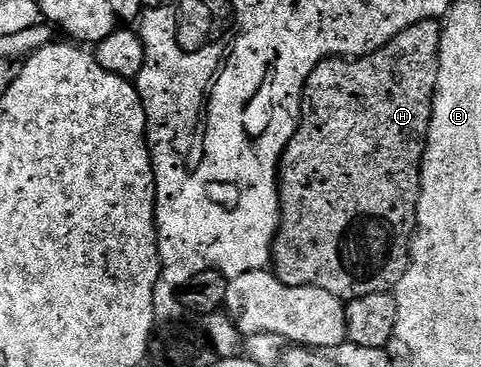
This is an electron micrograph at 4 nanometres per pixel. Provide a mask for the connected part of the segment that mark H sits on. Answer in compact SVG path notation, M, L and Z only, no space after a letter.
M425 20L409 26L373 55L362 55L359 59L344 57L324 59L311 73L309 82L305 85L307 110L304 112L301 128L289 142L279 168L281 226L277 229L277 239L273 243L271 267L277 278L287 285L327 289L332 295L338 295L342 301L348 301L367 297L371 293L380 291L392 292L397 282L403 277L403 273L407 273L409 256L413 250L413 237L417 233L417 202L421 196L421 161L425 158L425 145L433 117L443 31L444 28L440 22Z

